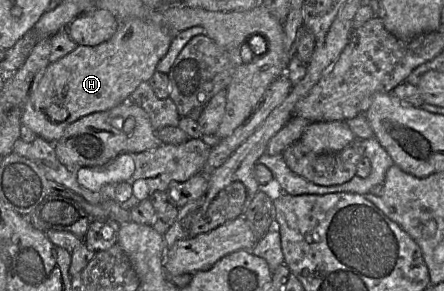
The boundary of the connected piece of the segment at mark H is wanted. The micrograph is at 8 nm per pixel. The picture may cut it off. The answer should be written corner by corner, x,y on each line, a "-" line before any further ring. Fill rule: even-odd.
132,18
122,21
116,33
108,41
96,46
78,45
62,59
50,63
36,89
30,94
21,114
26,130
50,143
57,142
68,125
87,115
110,110
129,100
142,82
149,82
156,66
169,50
173,36
165,28
151,21

